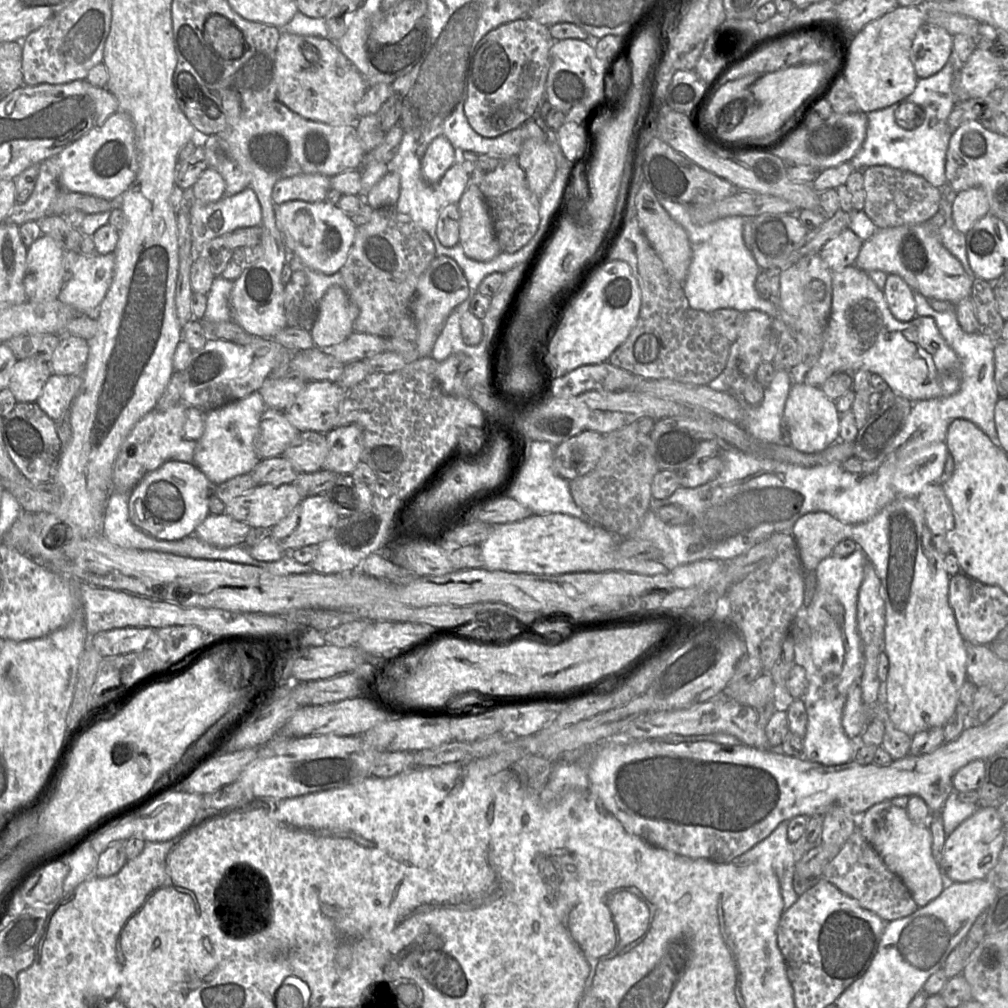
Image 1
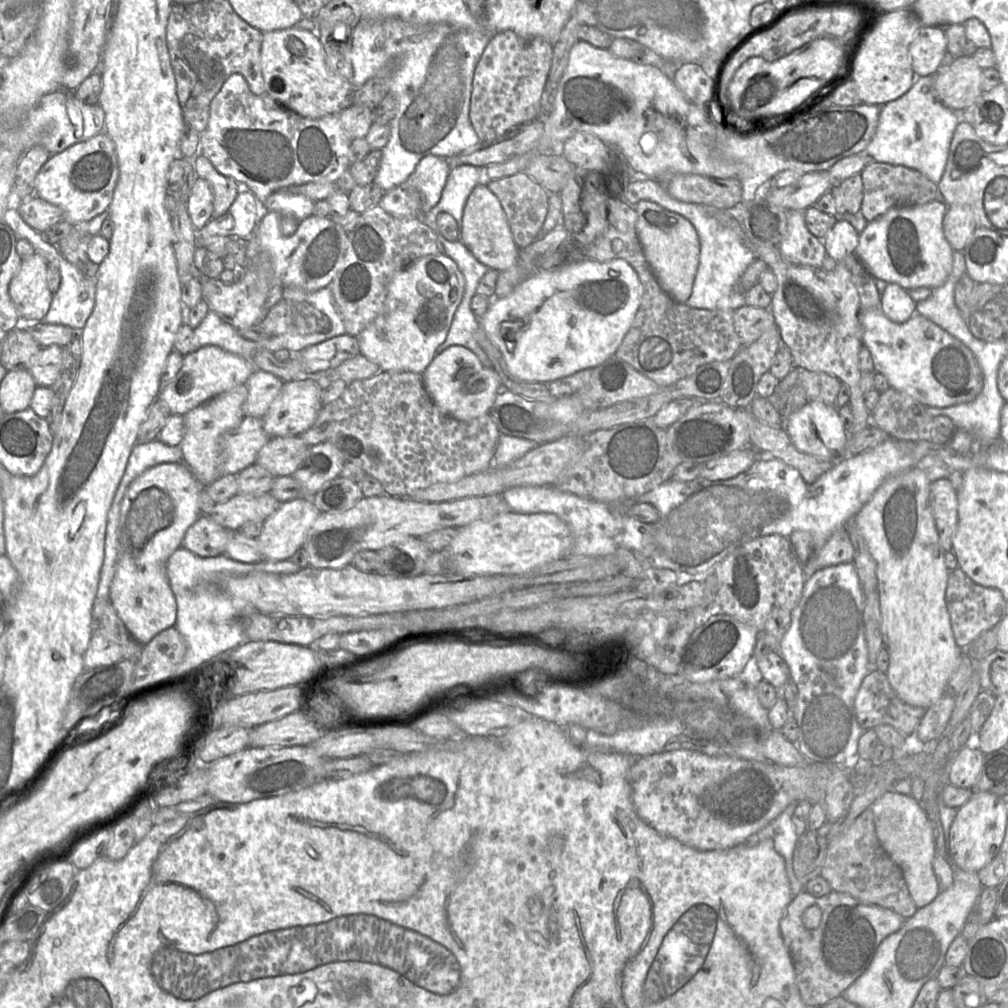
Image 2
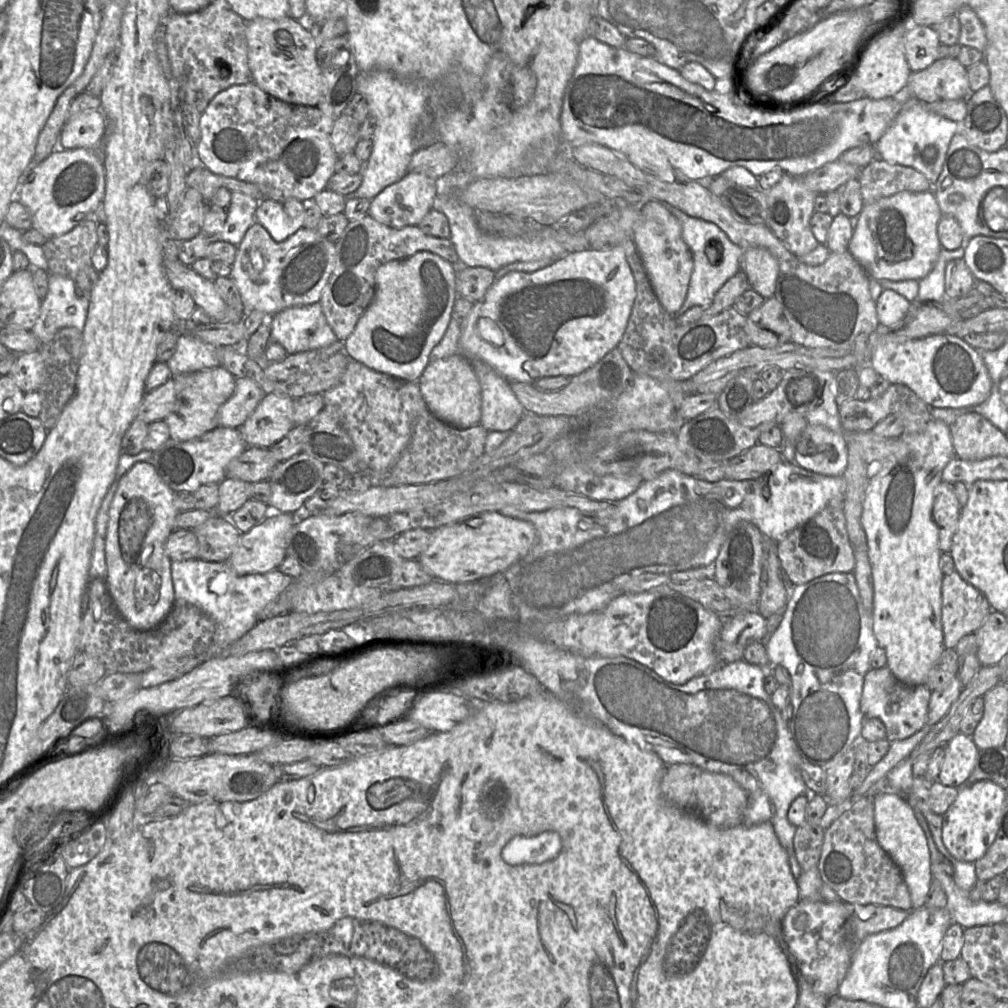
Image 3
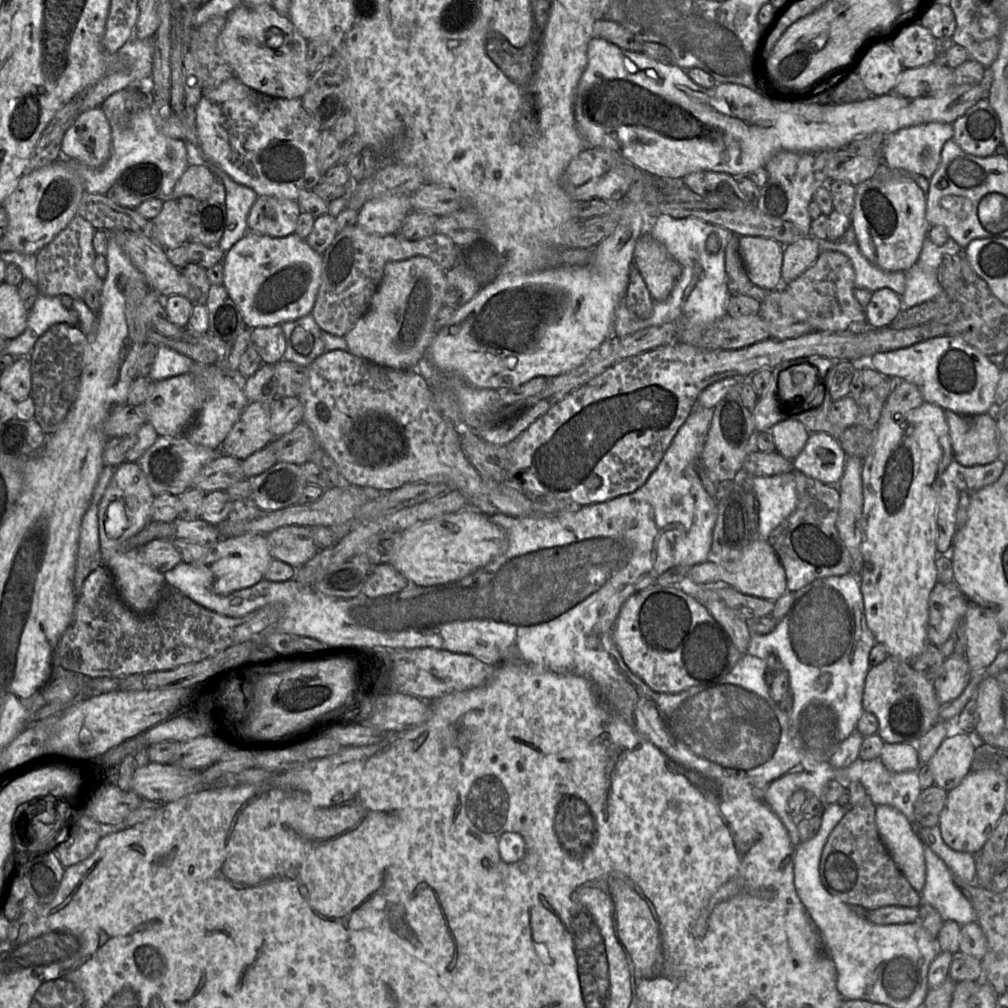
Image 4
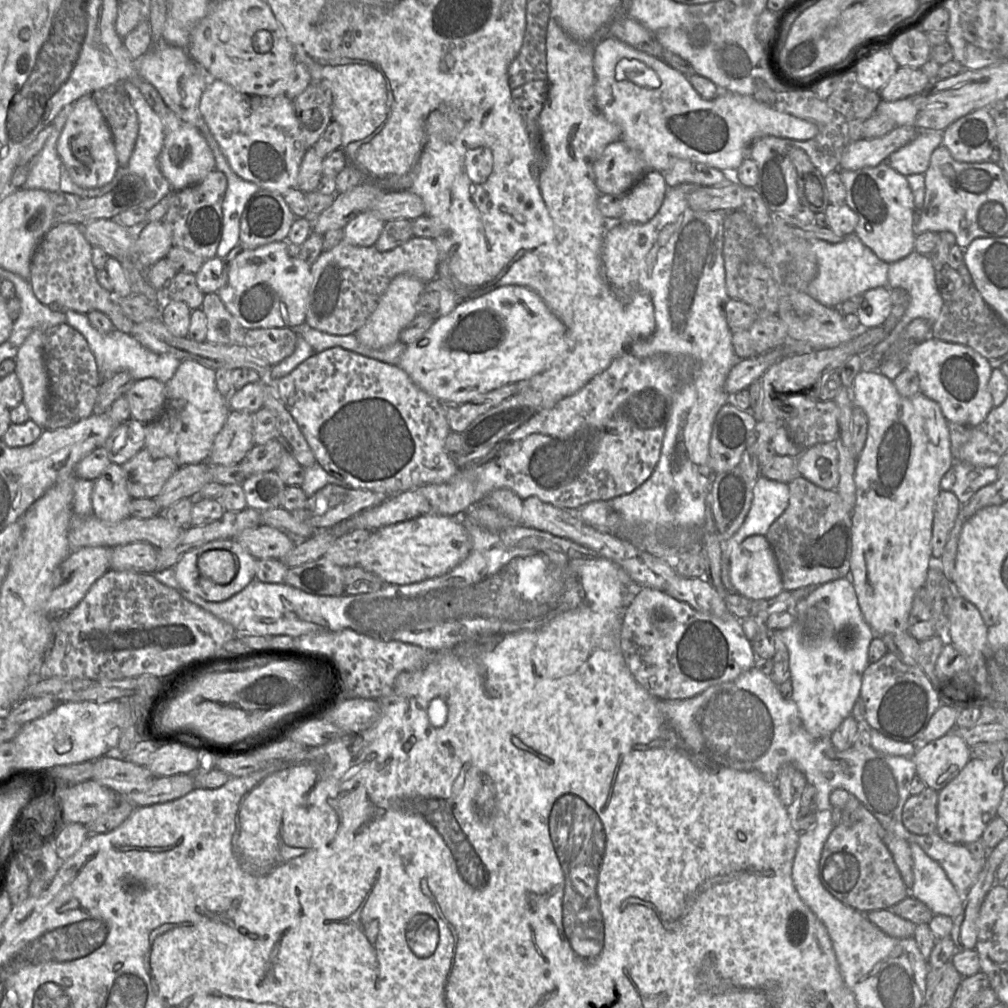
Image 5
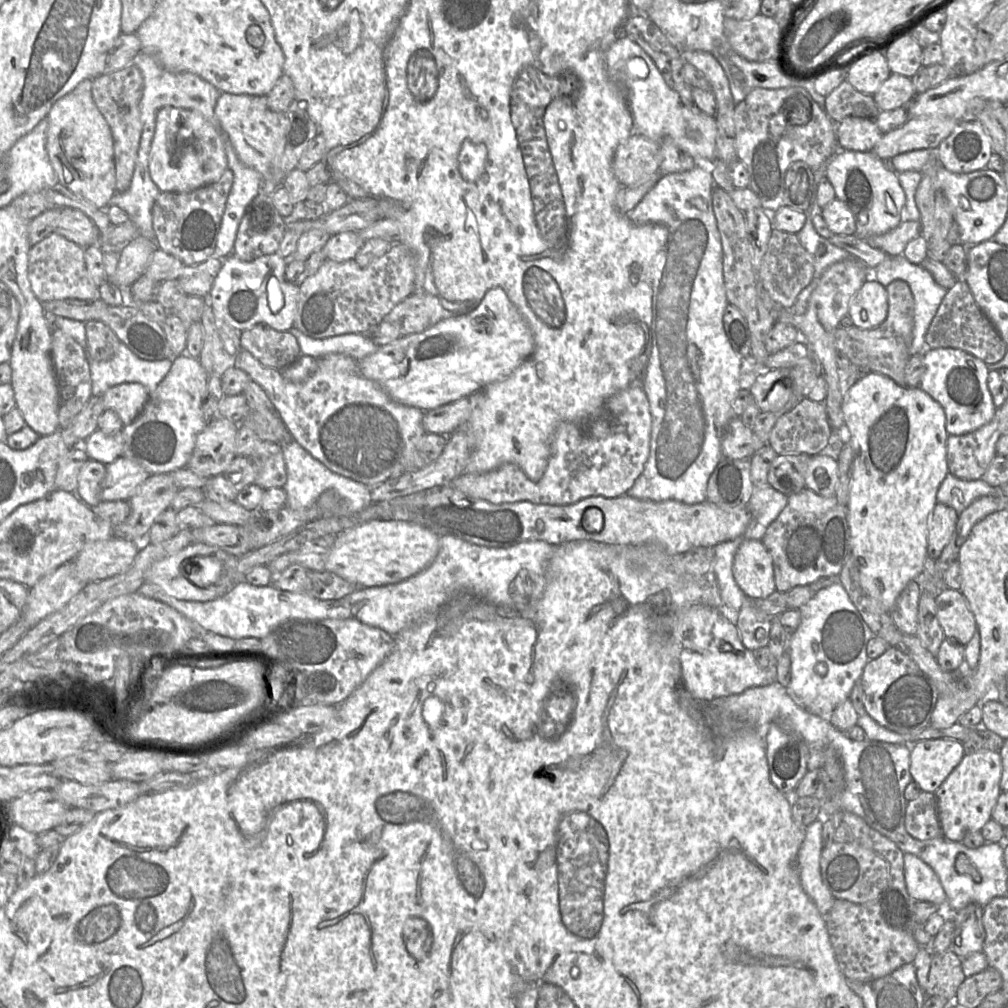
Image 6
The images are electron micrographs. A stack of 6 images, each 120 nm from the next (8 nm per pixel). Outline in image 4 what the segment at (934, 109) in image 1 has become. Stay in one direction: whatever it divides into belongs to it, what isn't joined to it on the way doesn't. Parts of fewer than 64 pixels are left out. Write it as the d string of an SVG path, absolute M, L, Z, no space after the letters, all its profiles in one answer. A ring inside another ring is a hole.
M930 122L902 128L891 135L886 135L881 157L893 169L930 179L940 164L943 145L953 137L953 134L951 123Z

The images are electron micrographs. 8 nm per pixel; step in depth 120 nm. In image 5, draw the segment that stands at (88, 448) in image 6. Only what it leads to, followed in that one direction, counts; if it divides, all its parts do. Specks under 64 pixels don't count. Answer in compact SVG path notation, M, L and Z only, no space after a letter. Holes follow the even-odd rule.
M131 418L117 424L102 446L113 464L122 465L145 448L145 426Z

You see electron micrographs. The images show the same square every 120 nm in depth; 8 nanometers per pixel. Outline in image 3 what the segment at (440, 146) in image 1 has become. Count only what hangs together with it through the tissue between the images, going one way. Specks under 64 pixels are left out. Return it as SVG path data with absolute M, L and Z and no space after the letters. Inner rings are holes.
M408 172L401 180L371 200L368 214L376 221L392 228L416 226L434 208L438 192L438 182L421 173Z

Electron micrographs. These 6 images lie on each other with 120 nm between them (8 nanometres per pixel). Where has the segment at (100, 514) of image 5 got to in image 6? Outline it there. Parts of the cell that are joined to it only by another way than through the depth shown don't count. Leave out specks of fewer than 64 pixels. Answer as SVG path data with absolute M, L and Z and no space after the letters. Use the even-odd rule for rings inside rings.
M89 459L80 469L75 493L91 508L101 502L101 485L105 474L106 465L95 460Z

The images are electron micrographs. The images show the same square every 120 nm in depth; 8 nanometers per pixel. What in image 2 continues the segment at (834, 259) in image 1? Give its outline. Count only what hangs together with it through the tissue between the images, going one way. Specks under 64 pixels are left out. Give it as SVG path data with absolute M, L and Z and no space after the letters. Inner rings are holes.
M838 217L823 242L826 254L836 261L855 254L860 233L847 220Z

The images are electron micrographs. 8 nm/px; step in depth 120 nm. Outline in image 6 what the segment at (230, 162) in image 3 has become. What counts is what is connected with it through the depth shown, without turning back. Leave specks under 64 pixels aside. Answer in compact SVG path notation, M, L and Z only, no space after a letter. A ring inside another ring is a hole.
M222 92L216 102L215 115L242 163L263 175L282 152L287 130L285 113L274 112L267 105L267 97Z

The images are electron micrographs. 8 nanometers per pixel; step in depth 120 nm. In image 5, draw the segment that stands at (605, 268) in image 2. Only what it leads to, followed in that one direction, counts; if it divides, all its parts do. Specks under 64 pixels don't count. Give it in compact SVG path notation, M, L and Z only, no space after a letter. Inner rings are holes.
M650 170L623 195L621 222L646 223L660 209L668 190L661 172ZM507 285L461 300L450 313L437 319L421 337L405 346L397 365L418 387L444 405L461 405L502 386L529 380L553 366L569 347L565 325L541 297L525 286Z

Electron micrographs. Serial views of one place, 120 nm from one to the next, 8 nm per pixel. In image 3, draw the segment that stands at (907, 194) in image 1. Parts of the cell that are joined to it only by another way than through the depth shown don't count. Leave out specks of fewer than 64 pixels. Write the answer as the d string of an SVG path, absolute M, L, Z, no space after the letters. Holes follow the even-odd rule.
M875 158L861 169L858 180L861 185L864 205L902 191L930 191L933 186L916 169L899 164L890 164L880 158Z

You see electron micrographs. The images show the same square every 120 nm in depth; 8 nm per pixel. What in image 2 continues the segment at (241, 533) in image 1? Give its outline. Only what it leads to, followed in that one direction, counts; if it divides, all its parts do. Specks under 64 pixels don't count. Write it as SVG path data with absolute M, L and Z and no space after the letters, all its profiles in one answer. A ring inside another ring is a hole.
M200 515L186 531L181 546L200 557L217 557L225 554L229 534L209 516Z

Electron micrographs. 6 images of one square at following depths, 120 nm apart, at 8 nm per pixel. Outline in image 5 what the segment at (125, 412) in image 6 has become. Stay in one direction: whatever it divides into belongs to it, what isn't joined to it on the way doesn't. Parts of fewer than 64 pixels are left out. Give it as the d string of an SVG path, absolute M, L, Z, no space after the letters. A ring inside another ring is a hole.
M153 378L135 381L124 396L129 403L130 418L144 424L156 420L166 406L165 384Z

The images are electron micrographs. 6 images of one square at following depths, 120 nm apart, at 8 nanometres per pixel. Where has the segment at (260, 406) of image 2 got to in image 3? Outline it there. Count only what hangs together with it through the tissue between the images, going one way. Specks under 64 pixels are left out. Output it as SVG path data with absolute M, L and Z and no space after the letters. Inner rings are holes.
M236 378L233 395L217 412L218 427L240 428L265 396L265 391L254 380Z

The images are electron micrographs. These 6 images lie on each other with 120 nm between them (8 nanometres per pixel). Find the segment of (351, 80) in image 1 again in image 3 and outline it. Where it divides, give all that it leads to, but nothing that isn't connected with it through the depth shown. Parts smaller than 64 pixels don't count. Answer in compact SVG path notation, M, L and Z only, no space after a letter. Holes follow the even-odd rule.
M290 16L246 21L248 66L252 81L271 97L294 105L316 107L325 93L317 46L307 24Z

